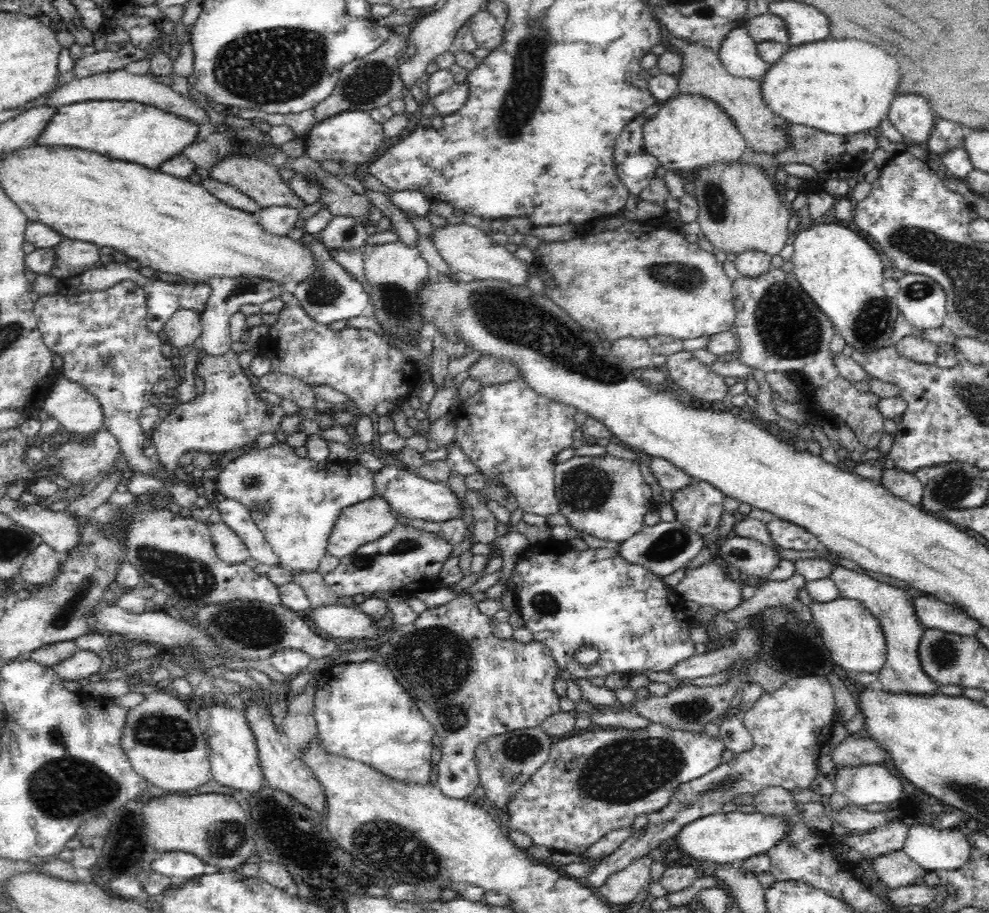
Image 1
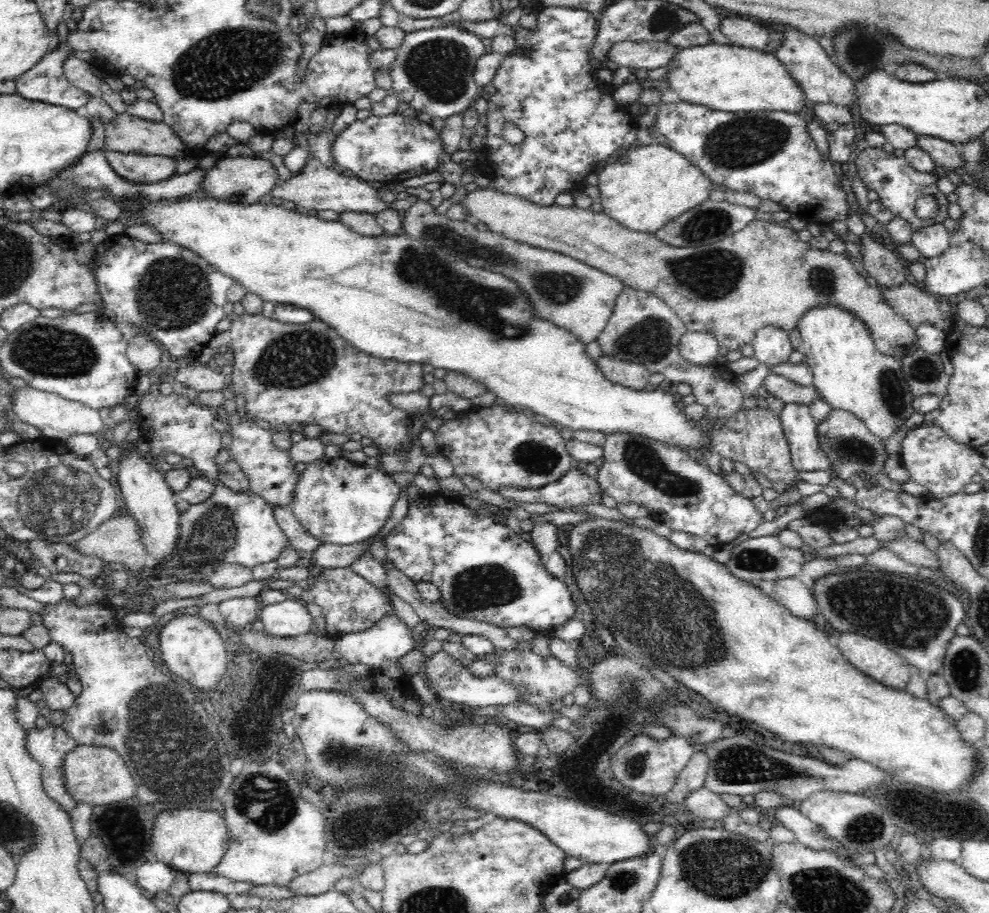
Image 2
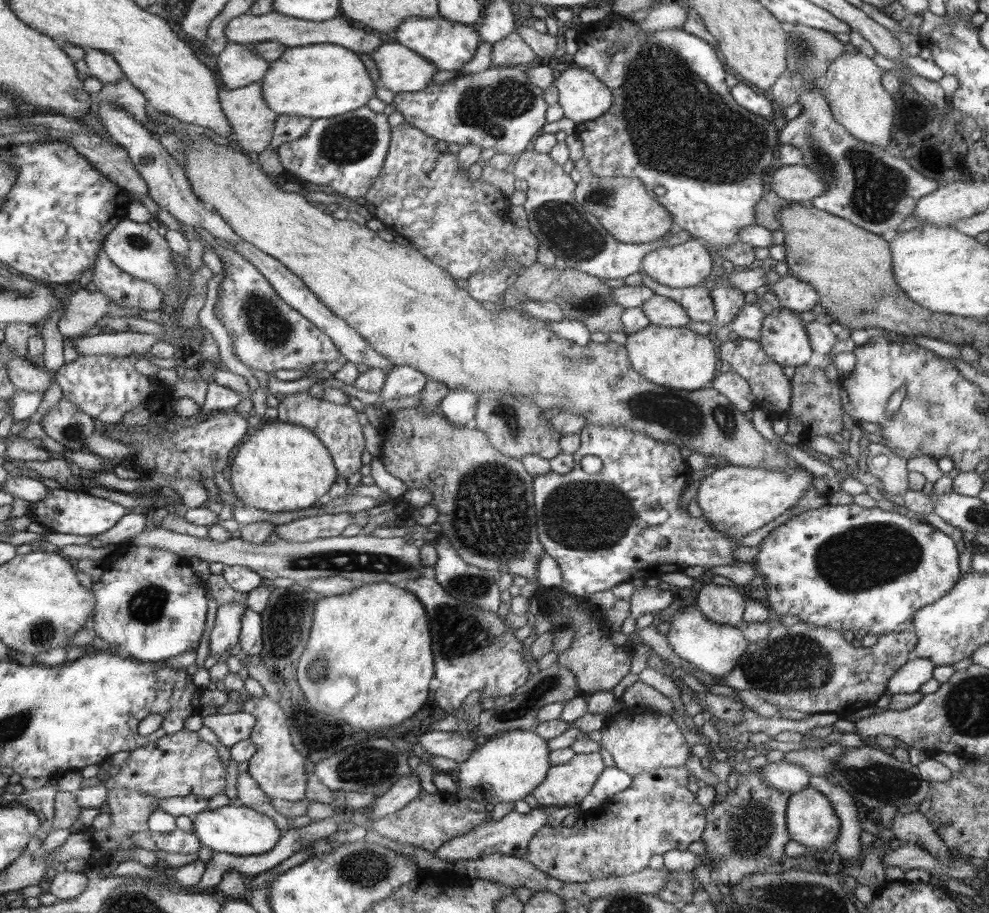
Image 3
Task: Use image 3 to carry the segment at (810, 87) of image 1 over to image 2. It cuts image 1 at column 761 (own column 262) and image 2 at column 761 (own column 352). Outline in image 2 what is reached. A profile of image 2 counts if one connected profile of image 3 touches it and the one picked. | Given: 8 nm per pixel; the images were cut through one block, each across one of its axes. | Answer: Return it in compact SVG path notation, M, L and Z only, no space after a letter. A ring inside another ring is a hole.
M710 43L684 48L666 68L669 89L690 104L738 114L760 111L797 114L810 105L802 85L791 76L784 62L765 50Z

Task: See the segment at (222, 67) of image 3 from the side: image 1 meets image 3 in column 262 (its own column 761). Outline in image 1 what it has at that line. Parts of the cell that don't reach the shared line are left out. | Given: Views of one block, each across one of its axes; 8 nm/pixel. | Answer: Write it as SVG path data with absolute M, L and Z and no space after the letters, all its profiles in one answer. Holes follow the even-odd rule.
M739 27L727 34L717 52L724 68L732 75L749 79L762 79L770 64L762 61L758 44L746 28Z

